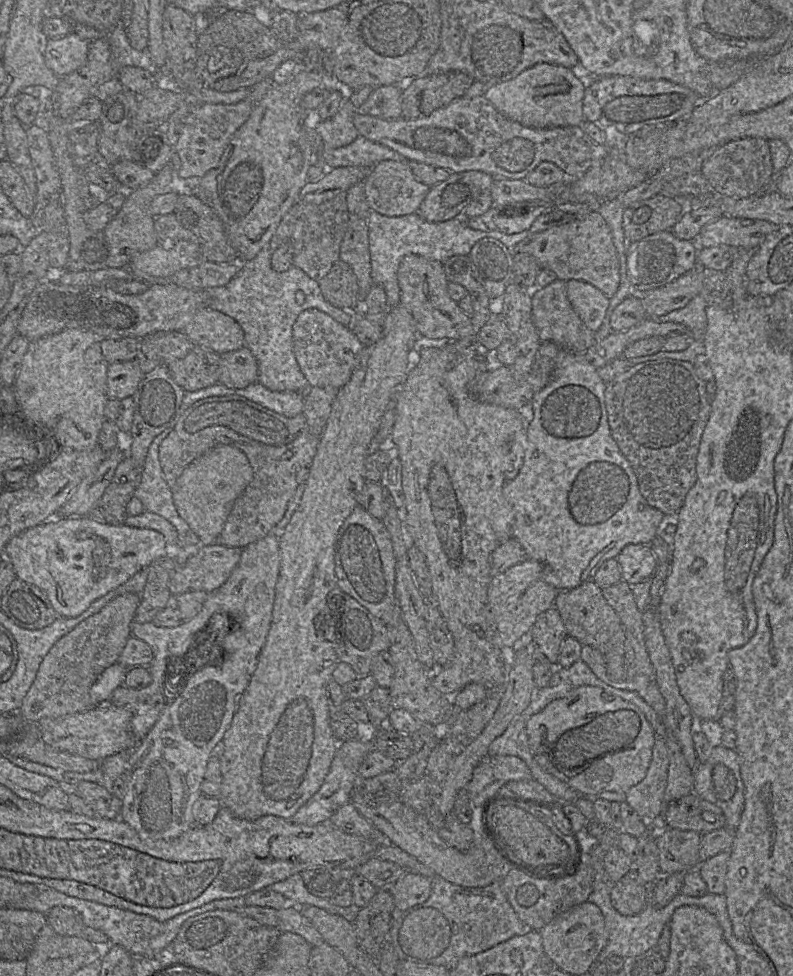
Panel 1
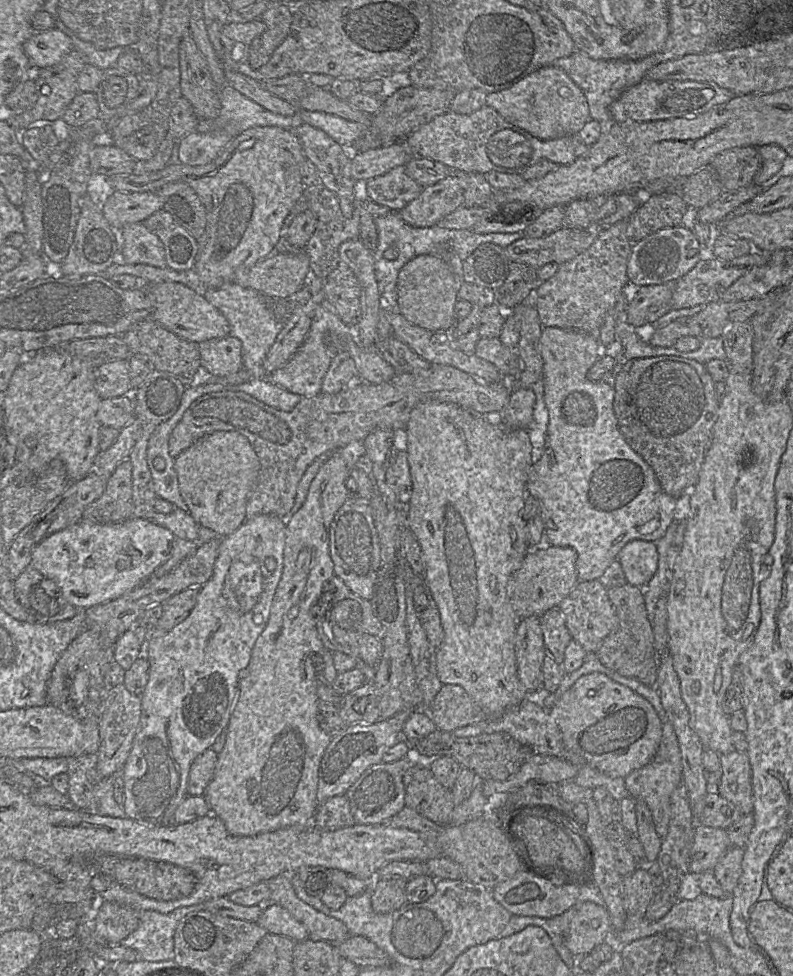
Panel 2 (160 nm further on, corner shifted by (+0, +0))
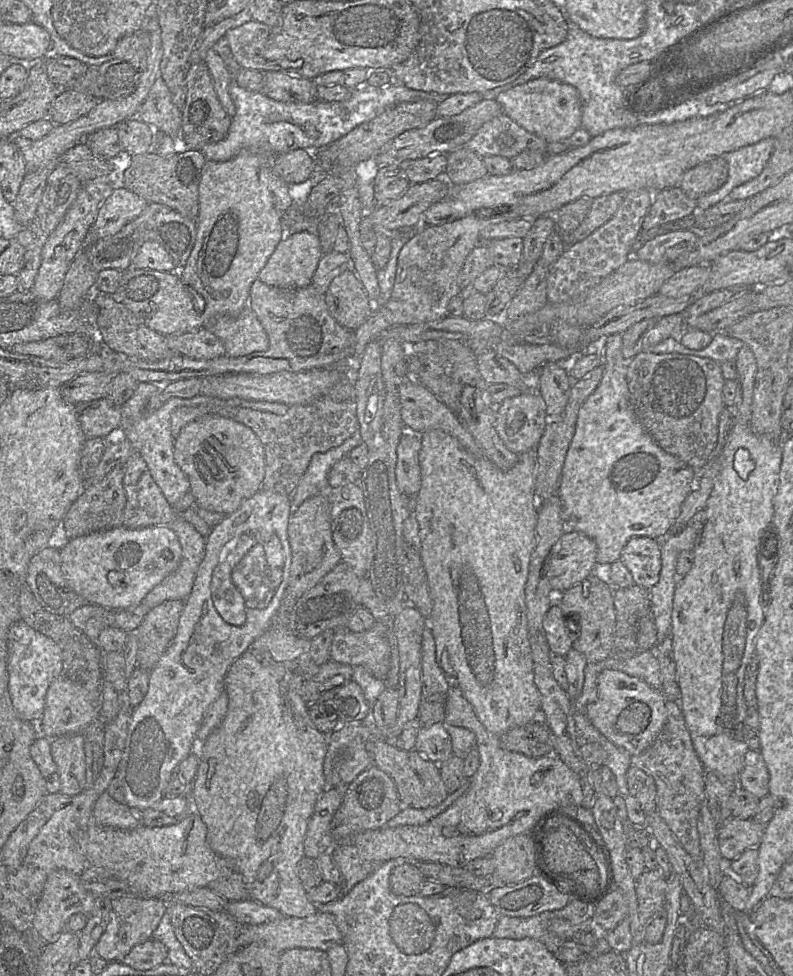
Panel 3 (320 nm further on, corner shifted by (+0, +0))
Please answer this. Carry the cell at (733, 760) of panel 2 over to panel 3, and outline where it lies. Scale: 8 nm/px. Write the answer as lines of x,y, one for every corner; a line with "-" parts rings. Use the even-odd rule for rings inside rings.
749,749
737,785
761,799
769,793
769,779
769,771
761,752

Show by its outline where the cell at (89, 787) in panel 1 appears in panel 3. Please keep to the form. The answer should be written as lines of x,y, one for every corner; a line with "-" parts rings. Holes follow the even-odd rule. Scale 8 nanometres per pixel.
82,733
59,736
51,740
51,754
60,777
60,792
76,796
86,786
86,764

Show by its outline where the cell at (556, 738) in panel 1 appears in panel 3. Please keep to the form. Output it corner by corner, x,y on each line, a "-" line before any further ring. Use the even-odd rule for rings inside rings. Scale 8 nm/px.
605,669
597,677
597,699
585,707
585,715
608,741
636,756
663,730
667,719
666,701
662,690
623,672

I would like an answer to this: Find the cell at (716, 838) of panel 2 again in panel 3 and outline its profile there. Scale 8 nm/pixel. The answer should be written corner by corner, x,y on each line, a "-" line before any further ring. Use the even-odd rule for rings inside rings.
753,818
725,820
717,830
719,850
723,859
732,861
745,850
758,847
764,828
764,824
757,823

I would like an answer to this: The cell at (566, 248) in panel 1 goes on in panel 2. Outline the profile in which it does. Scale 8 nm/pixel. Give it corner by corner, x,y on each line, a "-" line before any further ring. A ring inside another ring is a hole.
596,221
584,229
562,226
546,237
523,237
504,249
510,261
521,262
535,269
550,262
561,265
587,250
602,229

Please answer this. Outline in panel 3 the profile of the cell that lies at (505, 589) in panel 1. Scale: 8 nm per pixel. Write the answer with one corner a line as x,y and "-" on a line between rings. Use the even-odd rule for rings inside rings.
564,533
546,561
546,578
553,591
565,592
587,578
597,565
597,547
585,534

